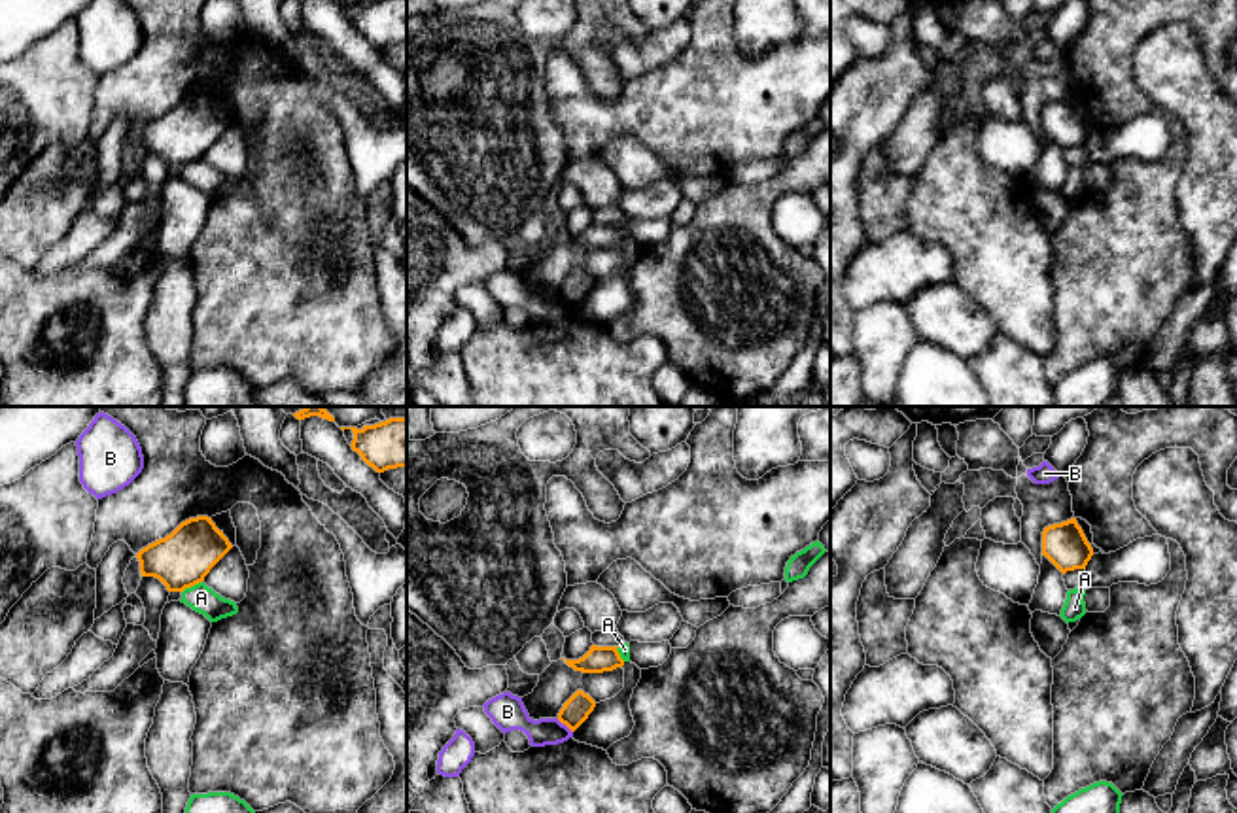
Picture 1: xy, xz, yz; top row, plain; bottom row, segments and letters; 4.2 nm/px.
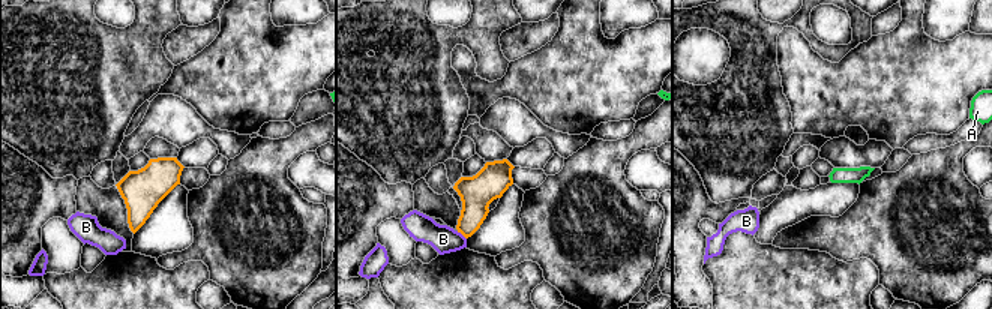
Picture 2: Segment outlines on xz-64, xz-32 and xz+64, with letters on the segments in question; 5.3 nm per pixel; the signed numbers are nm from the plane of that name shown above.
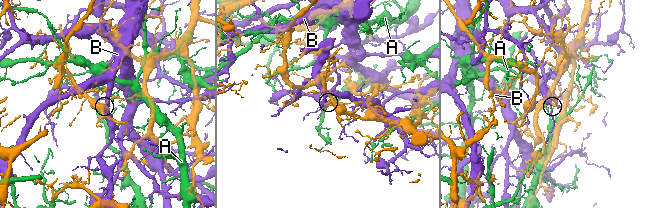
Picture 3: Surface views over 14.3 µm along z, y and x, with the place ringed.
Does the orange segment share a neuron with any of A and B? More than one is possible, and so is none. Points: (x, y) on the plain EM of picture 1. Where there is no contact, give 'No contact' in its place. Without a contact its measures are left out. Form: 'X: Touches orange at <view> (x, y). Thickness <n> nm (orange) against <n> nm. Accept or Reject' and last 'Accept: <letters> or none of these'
A: Touches orange at xy (191, 161). Thickness 240 nm (orange) against 120 nm. Reject
B: Touches orange at xz (564, 299). Thickness 110 nm (orange) against 150 nm. Reject
Accept: none of these

